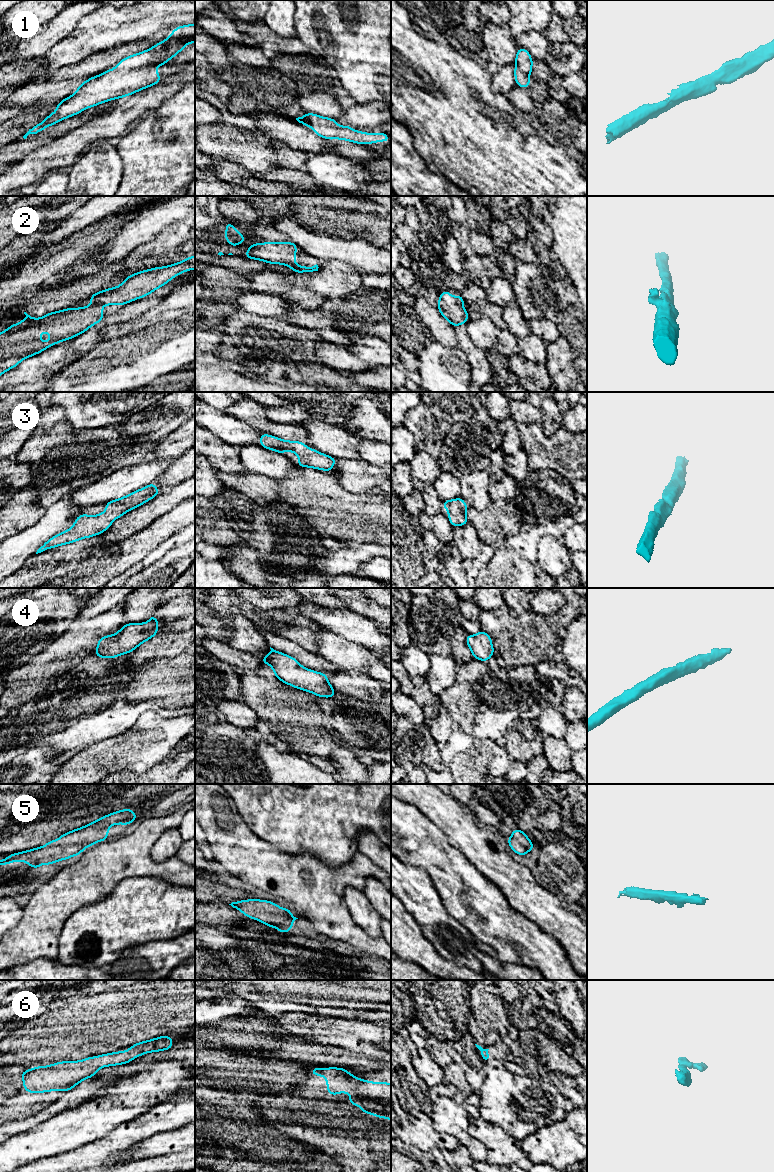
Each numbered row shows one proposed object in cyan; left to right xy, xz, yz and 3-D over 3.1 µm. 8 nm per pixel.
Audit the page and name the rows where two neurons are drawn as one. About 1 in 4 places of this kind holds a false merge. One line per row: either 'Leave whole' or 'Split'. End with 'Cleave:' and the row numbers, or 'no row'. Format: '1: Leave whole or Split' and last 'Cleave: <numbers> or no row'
1: Leave whole
2: Leave whole
3: Leave whole
4: Leave whole
5: Leave whole
6: Leave whole
Cleave: no row

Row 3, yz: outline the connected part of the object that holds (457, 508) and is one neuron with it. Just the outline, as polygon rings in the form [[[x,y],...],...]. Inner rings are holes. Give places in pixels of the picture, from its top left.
[[[461,497],[450,501],[442,501],[442,505],[448,511],[448,519],[454,528],[457,525],[465,526],[468,523],[466,516],[468,506]]]

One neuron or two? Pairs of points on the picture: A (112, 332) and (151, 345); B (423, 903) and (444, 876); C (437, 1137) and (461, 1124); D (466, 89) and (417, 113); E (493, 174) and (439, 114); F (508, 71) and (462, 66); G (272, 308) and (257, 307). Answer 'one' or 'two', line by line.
A: two
B: two
C: two
D: one
E: one
F: two
G: one

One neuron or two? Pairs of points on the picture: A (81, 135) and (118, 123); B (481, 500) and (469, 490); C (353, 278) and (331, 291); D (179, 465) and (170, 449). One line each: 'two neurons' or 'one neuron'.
A: one neuron
B: one neuron
C: one neuron
D: two neurons

